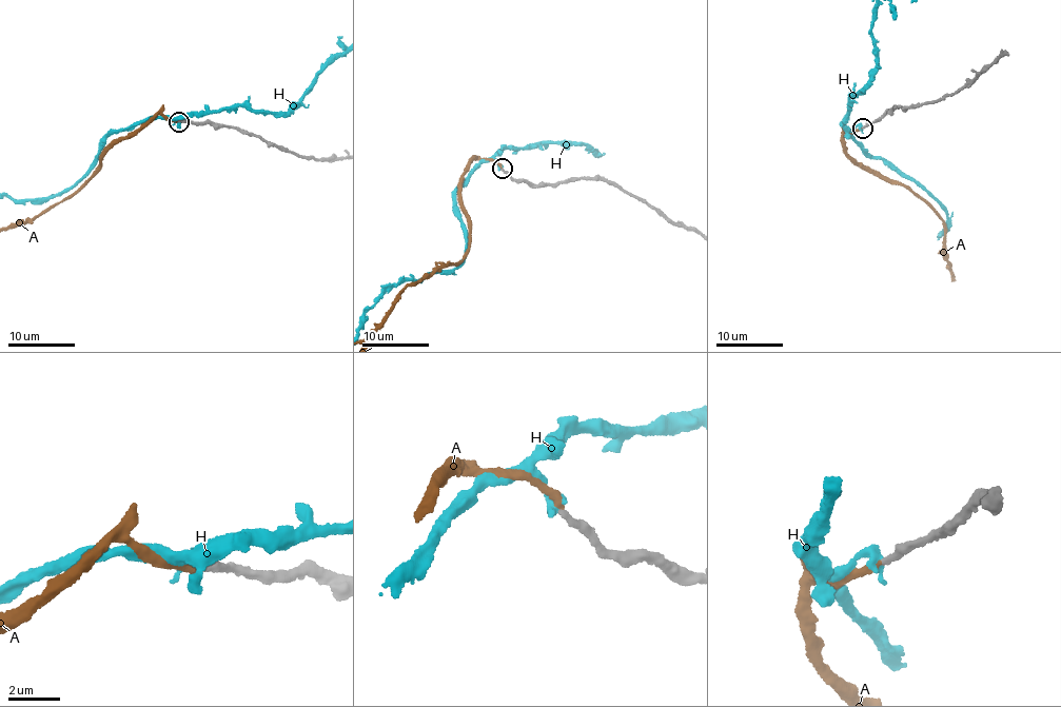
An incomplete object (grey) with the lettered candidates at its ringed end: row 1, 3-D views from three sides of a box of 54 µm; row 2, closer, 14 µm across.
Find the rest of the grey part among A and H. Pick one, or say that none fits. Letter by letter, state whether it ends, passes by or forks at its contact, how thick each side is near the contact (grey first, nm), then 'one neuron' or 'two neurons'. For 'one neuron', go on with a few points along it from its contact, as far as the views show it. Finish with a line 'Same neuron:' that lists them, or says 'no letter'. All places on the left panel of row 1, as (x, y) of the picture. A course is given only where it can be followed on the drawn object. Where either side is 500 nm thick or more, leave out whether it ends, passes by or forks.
A: it ends there; 280 nm thick on the grey side, 280 nm on the other; one neuron
H: it ends there; 280 nm thick on the grey side, 480 nm on the other; two neurons
Same neuron: A

